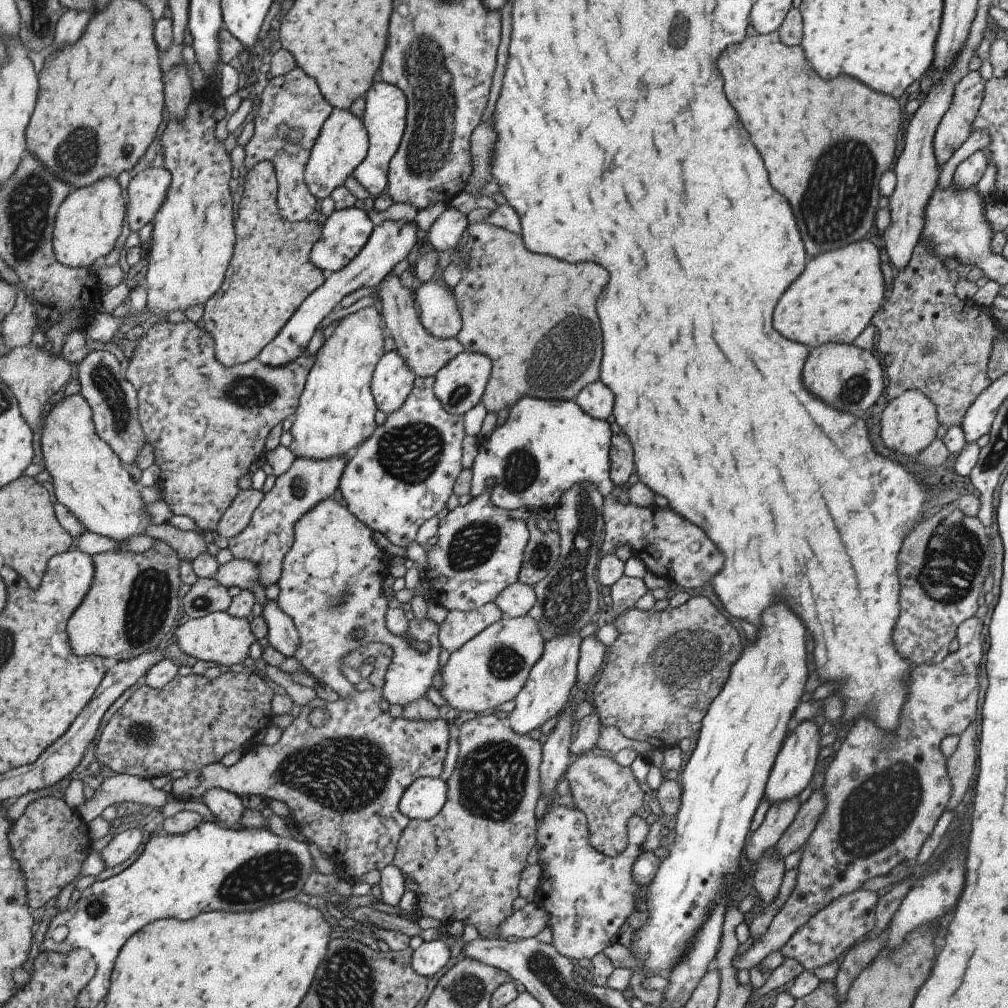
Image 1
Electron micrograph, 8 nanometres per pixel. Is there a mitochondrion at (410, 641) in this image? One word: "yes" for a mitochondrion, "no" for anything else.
no

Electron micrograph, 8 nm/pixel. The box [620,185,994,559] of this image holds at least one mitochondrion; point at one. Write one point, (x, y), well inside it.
(859, 385)

